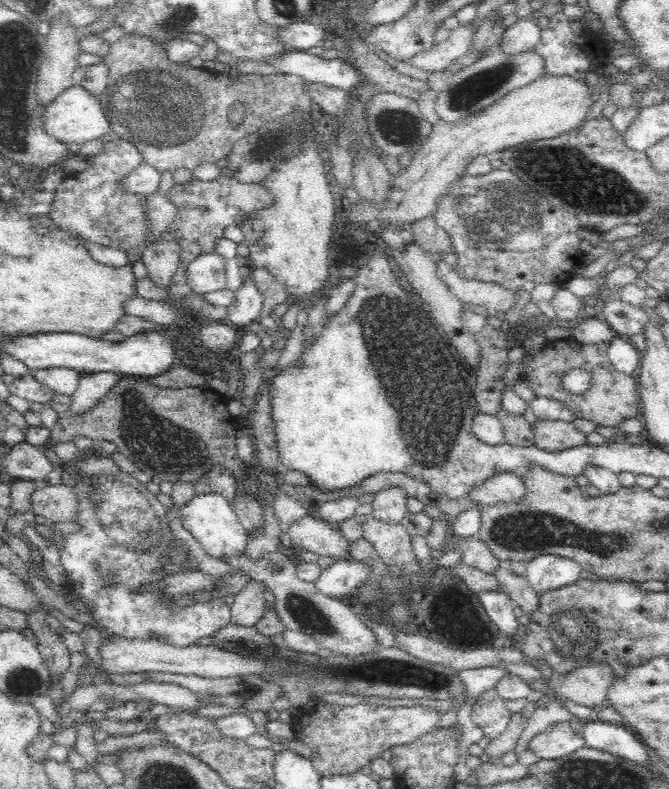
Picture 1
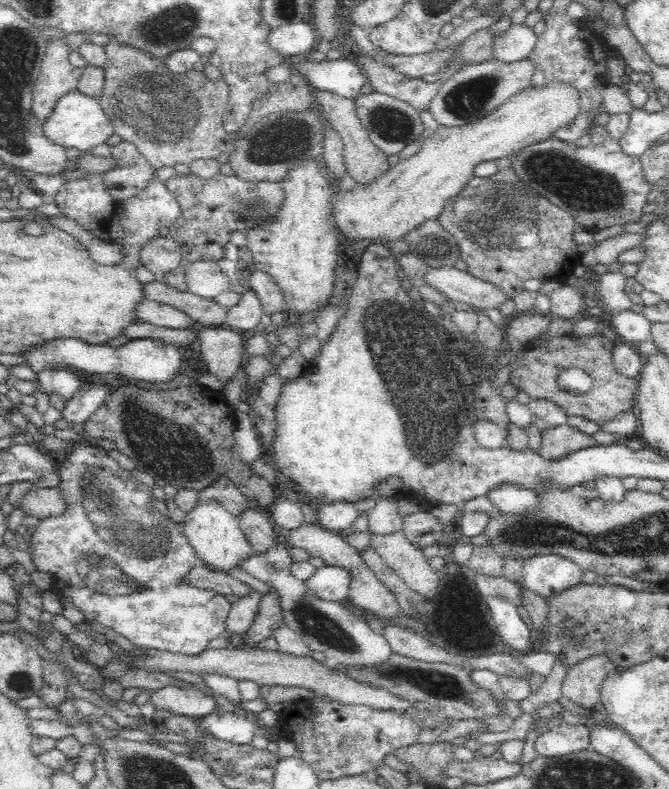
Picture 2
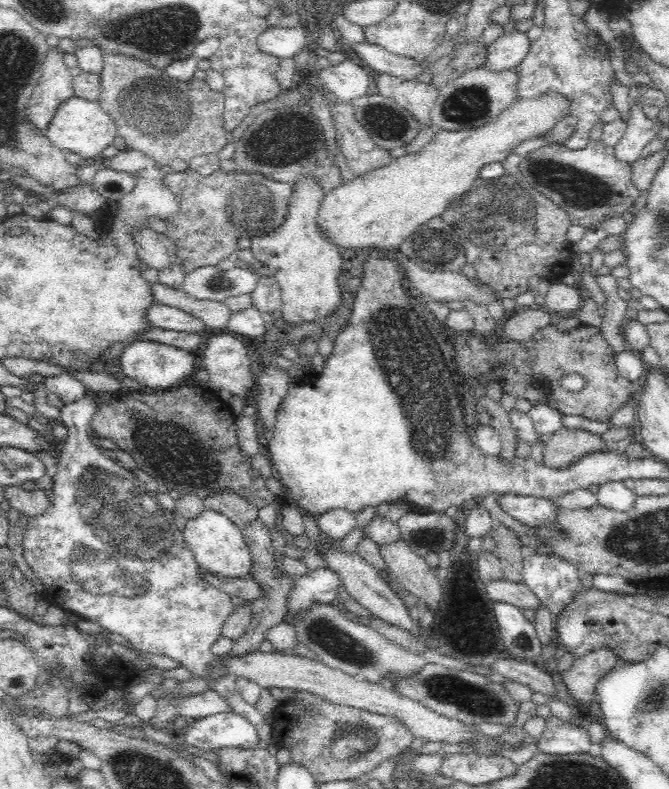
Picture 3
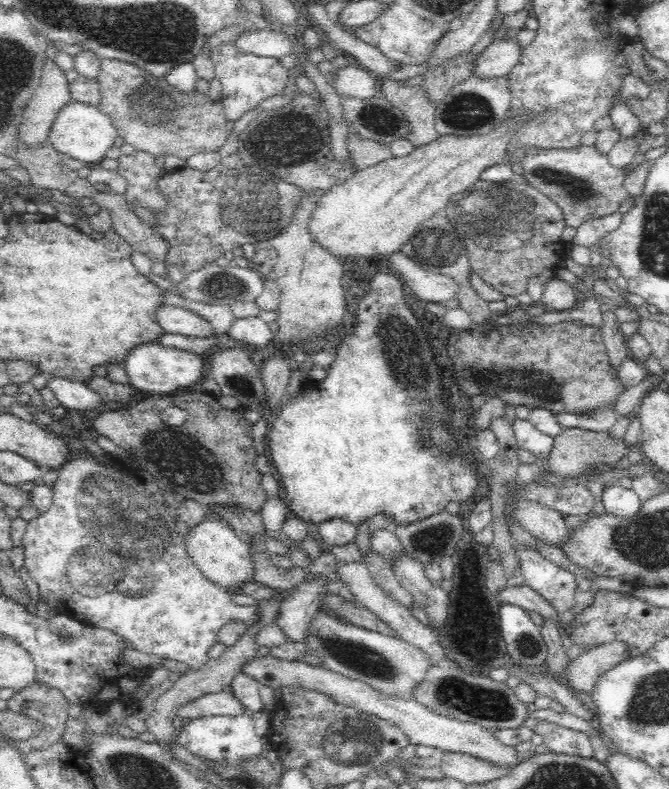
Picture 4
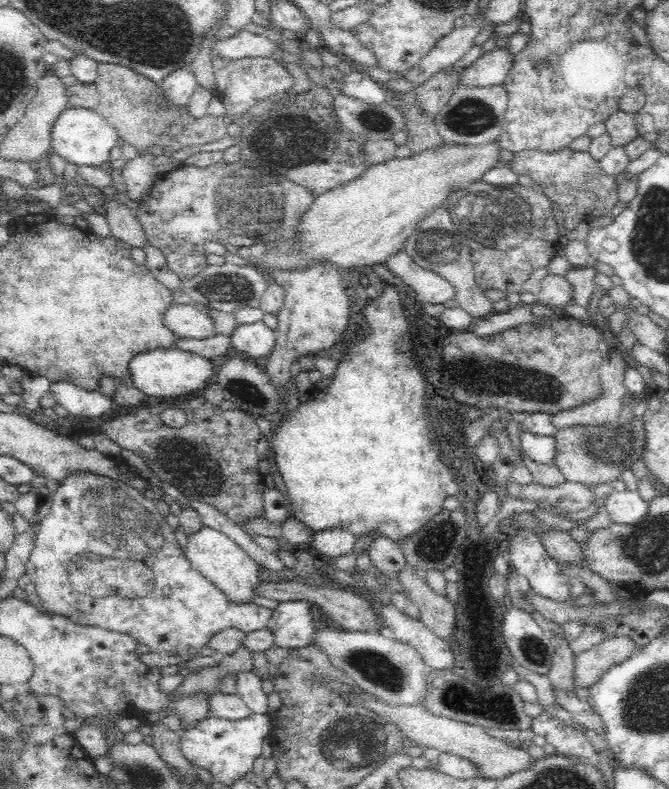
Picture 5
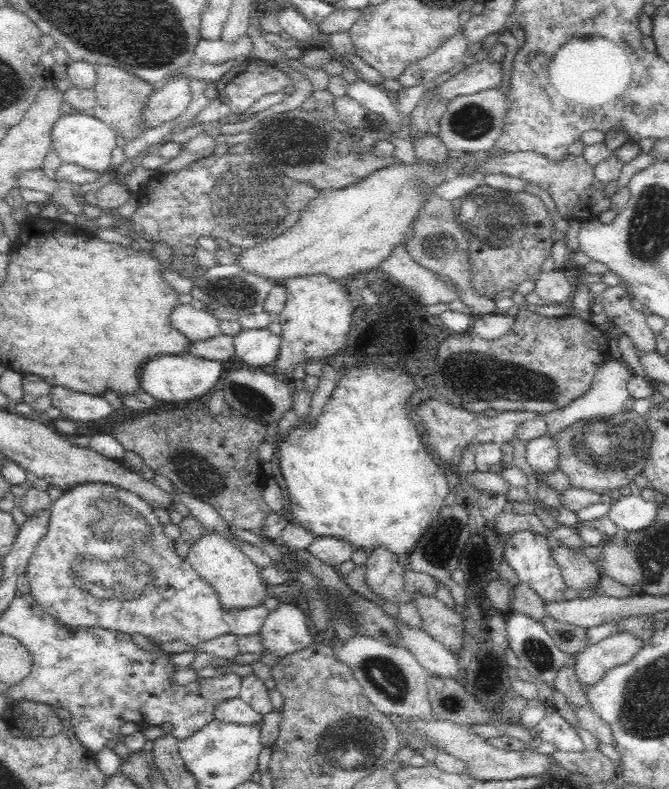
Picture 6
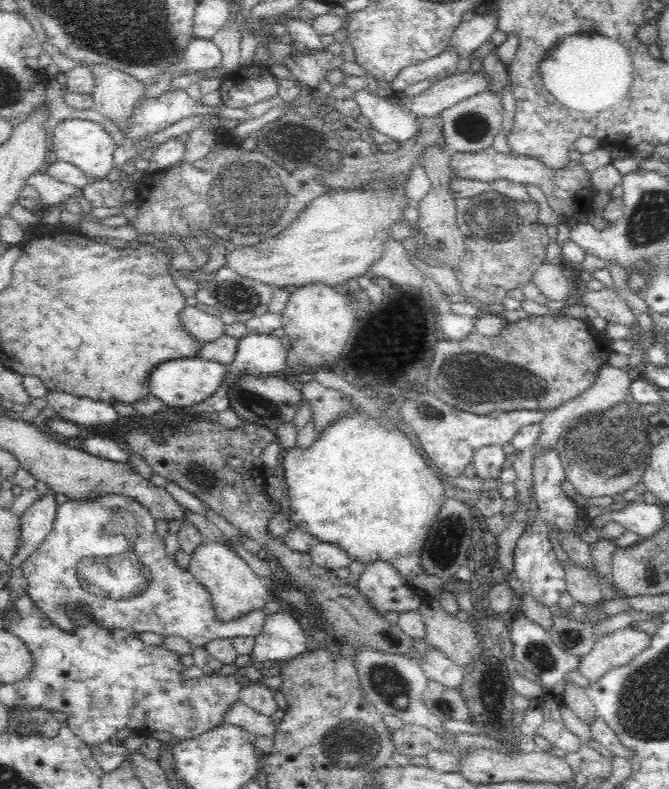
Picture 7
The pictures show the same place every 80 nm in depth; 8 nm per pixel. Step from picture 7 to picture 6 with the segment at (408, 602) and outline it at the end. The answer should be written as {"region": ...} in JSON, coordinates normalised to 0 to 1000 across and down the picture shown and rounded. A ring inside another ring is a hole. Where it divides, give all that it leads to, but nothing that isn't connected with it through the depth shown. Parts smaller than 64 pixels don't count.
{"region":[[[559,692],[547,715],[546,738],[568,759],[589,766],[616,763],[614,752],[605,748],[604,714],[595,710],[593,702],[575,692]]]}

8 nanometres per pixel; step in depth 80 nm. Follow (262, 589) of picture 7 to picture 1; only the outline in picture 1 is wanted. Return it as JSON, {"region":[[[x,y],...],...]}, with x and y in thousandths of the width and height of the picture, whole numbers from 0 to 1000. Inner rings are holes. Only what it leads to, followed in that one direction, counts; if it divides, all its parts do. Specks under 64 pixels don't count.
{"region":[[[311,624],[311,626],[290,626],[275,641],[271,643],[274,651],[274,667],[284,677],[299,687],[300,692],[314,705],[362,703],[368,684],[371,684],[369,669],[357,660],[347,640],[339,631],[327,624]]]}

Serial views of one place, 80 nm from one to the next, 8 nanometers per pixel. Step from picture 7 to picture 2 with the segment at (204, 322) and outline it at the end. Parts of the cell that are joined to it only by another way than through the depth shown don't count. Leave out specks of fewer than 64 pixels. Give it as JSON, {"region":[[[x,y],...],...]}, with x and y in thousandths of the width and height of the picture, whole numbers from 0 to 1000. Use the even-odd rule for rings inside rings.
{"region":[[[215,379],[200,388],[203,403],[230,413],[259,417],[284,417],[290,404],[277,395],[251,385]]]}

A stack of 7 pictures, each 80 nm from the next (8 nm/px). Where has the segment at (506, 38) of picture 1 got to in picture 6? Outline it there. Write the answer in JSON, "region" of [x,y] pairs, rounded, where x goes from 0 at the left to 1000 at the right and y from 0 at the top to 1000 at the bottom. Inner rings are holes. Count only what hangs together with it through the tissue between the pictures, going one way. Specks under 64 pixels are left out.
{"region":[[[734,74],[712,77],[653,110],[650,124],[665,124],[671,128],[688,119],[706,119],[744,110],[752,101],[750,82],[750,76]]]}

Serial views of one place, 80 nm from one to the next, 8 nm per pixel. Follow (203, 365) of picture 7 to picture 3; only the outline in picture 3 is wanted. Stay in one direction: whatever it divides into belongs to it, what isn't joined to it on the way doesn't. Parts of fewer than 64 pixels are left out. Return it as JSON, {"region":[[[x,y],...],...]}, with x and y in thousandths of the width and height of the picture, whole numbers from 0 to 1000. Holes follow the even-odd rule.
{"region":[[[209,428],[193,432],[191,437],[182,444],[179,452],[173,454],[173,456],[164,455],[161,451],[163,446],[155,446],[143,456],[138,456],[135,464],[143,459],[151,460],[154,466],[158,464],[175,464],[179,477],[196,478],[197,482],[203,482],[203,484],[209,484],[215,489],[223,489],[224,496],[241,494],[242,497],[248,493],[262,492],[260,489],[272,484],[275,479],[284,479],[287,466],[296,460],[294,447]]]}

